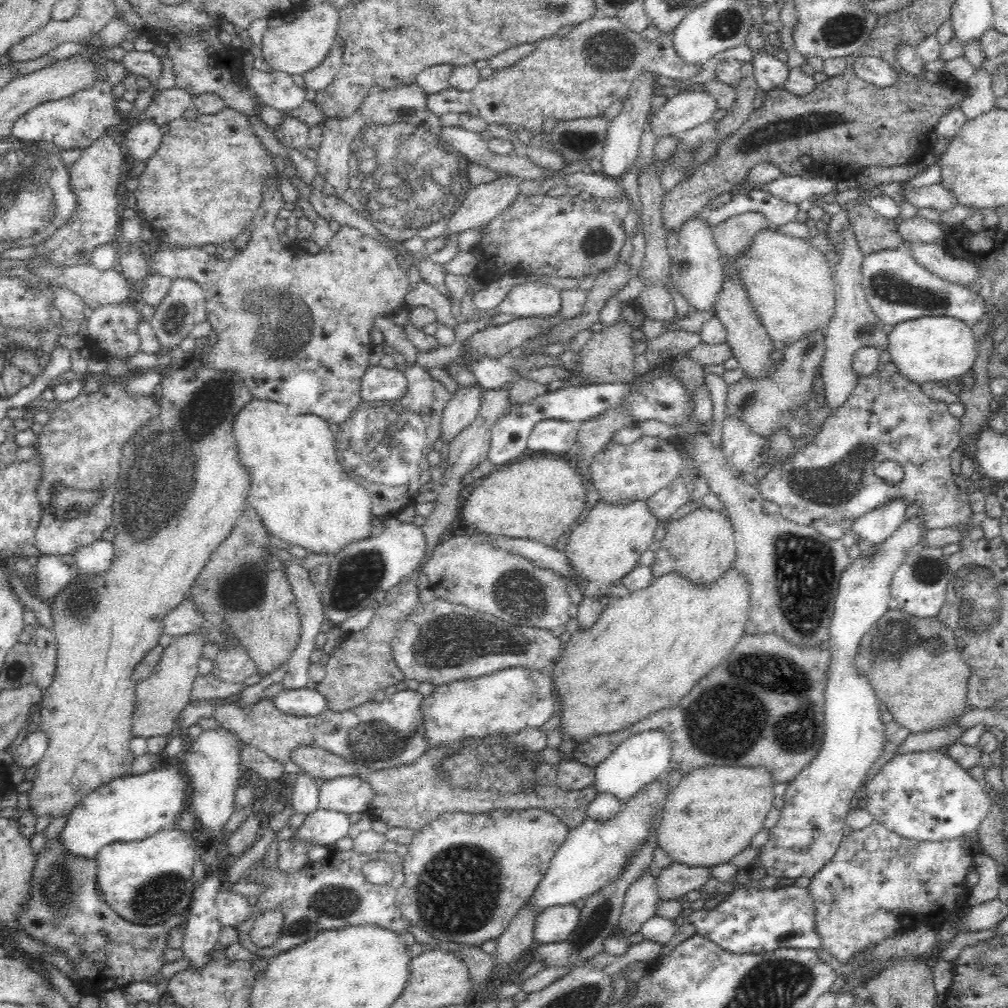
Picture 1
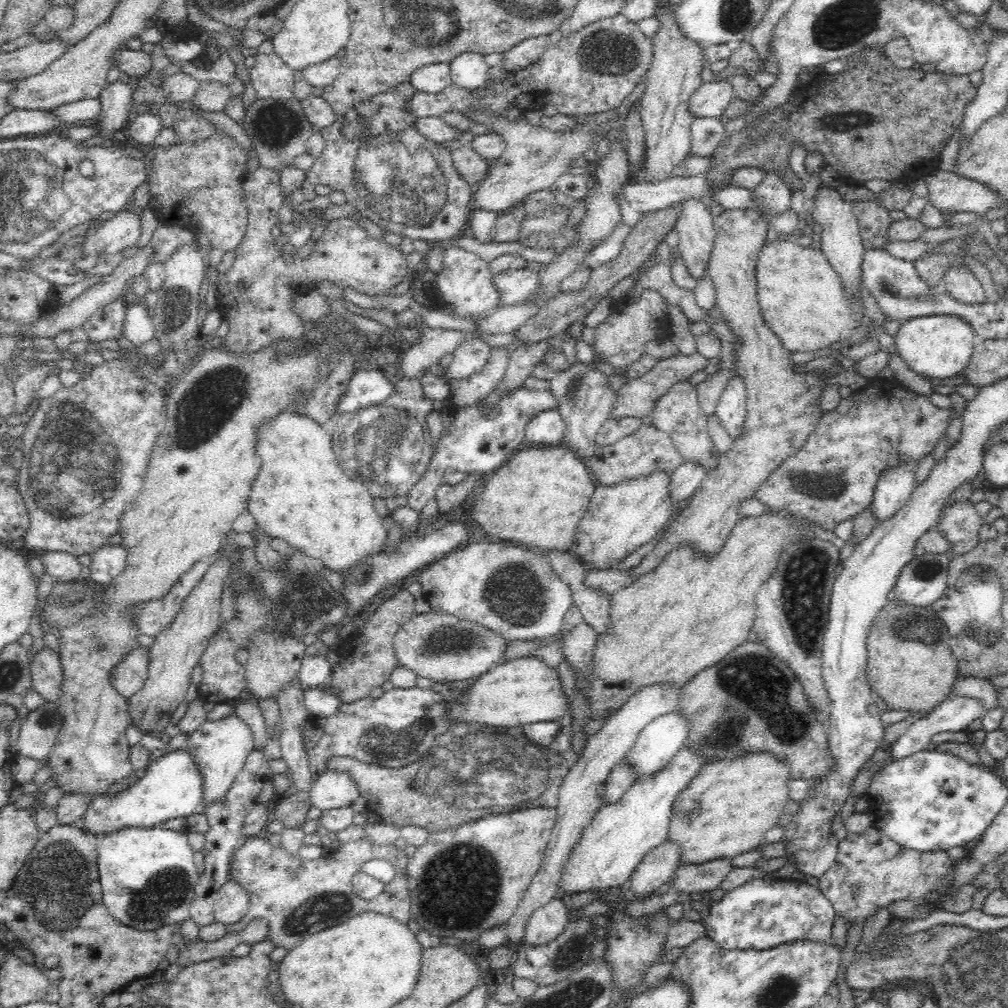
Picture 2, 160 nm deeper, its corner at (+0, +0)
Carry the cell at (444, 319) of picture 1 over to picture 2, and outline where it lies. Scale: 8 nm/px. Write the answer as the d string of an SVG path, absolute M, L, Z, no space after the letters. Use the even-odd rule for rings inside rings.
M466 340L453 352L453 361L447 372L438 375L445 381L455 381L480 372L486 364L491 352L491 346L483 340Z

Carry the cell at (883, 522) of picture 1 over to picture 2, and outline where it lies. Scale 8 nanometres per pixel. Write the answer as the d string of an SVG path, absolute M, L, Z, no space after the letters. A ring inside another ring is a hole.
M908 460L904 464L896 464L886 468L874 486L874 494L871 509L880 523L890 518L894 512L898 512L908 499L917 485L914 473L916 462Z

